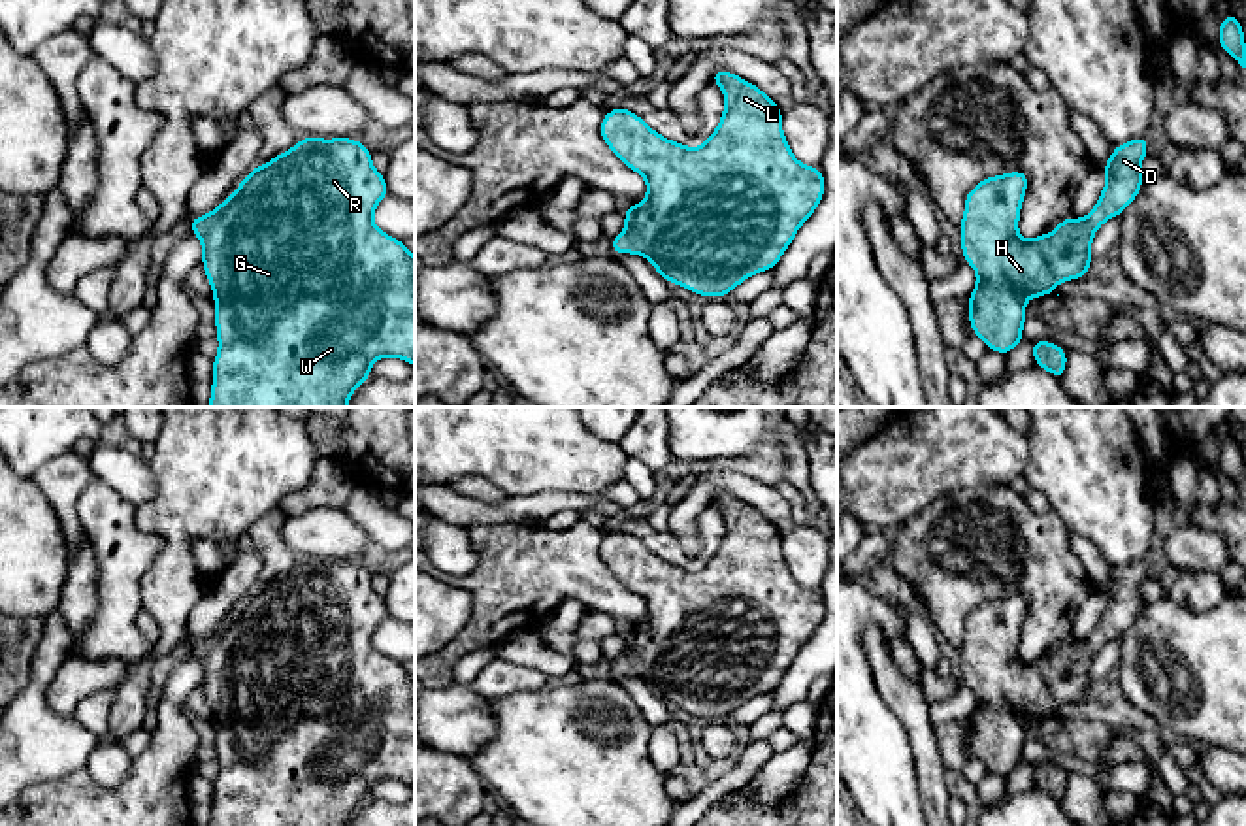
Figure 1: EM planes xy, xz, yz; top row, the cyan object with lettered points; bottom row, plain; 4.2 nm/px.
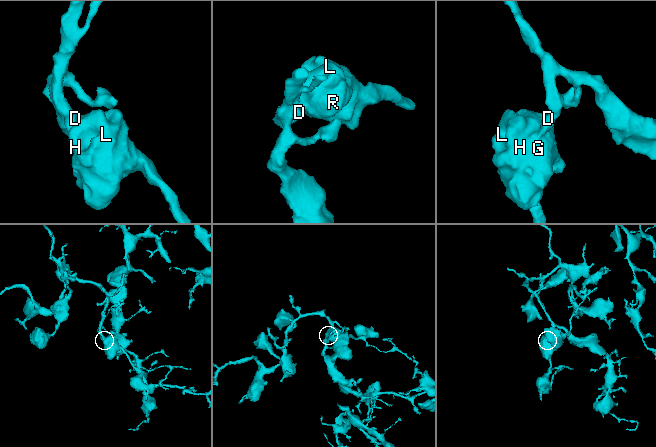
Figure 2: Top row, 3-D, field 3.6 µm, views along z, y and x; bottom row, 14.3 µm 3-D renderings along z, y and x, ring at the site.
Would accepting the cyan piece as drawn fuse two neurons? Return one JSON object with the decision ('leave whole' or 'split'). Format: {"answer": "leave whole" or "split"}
{"answer": "leave whole"}

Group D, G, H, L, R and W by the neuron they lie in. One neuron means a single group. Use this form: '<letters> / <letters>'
D G H L R W

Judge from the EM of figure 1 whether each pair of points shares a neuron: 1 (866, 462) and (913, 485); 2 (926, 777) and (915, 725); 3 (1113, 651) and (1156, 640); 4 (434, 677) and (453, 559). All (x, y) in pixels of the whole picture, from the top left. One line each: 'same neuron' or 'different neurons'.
1: same neuron
2: same neuron
3: different neurons
4: different neurons

